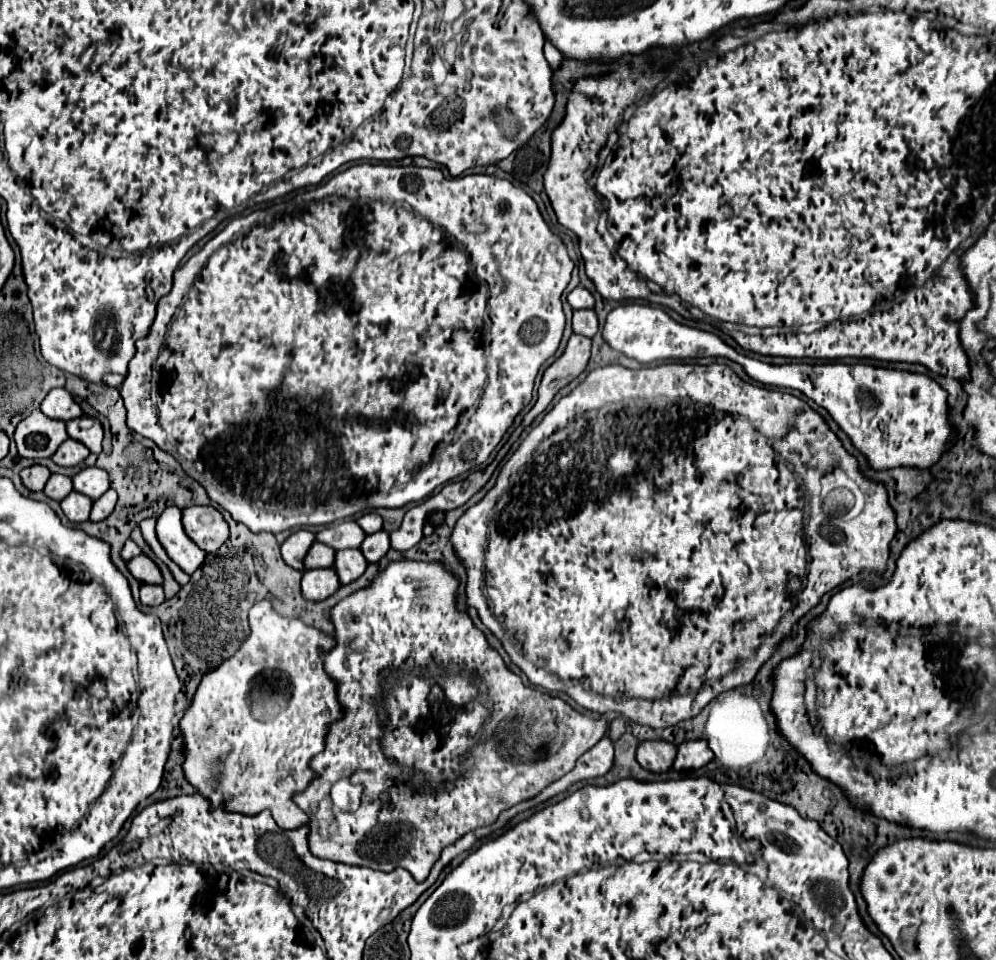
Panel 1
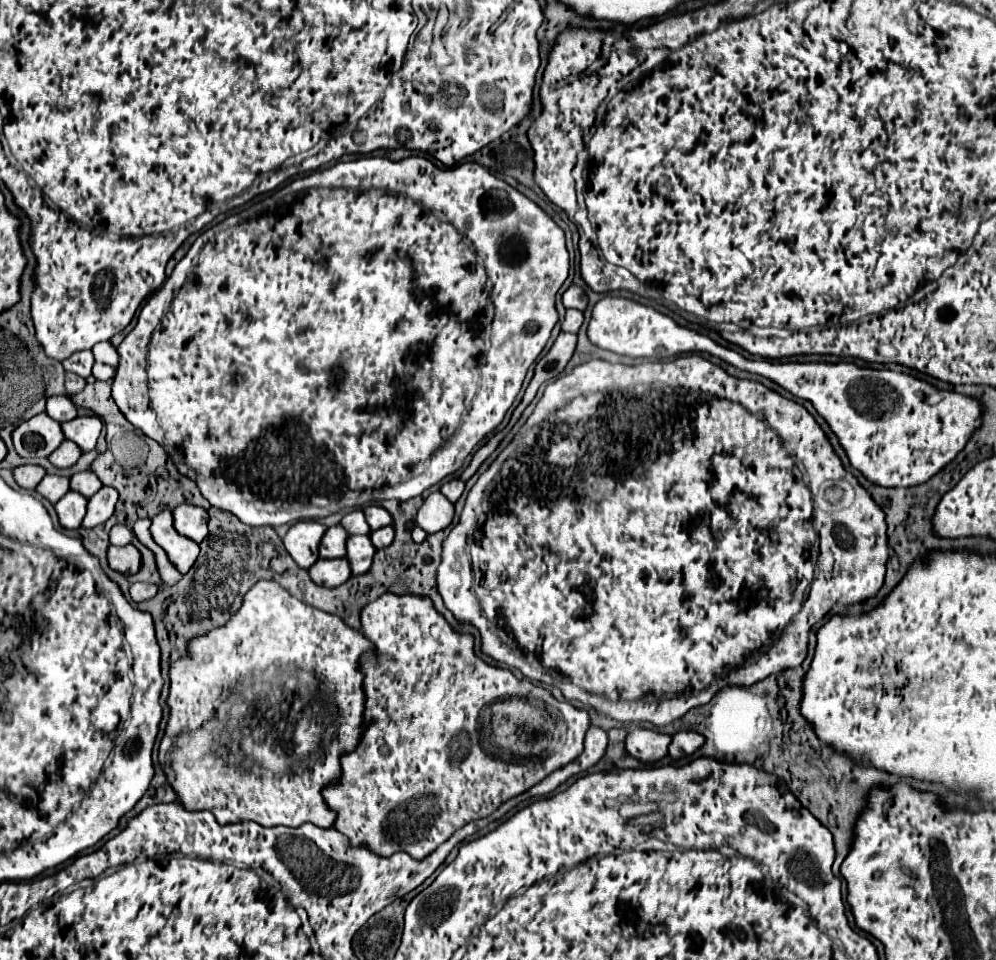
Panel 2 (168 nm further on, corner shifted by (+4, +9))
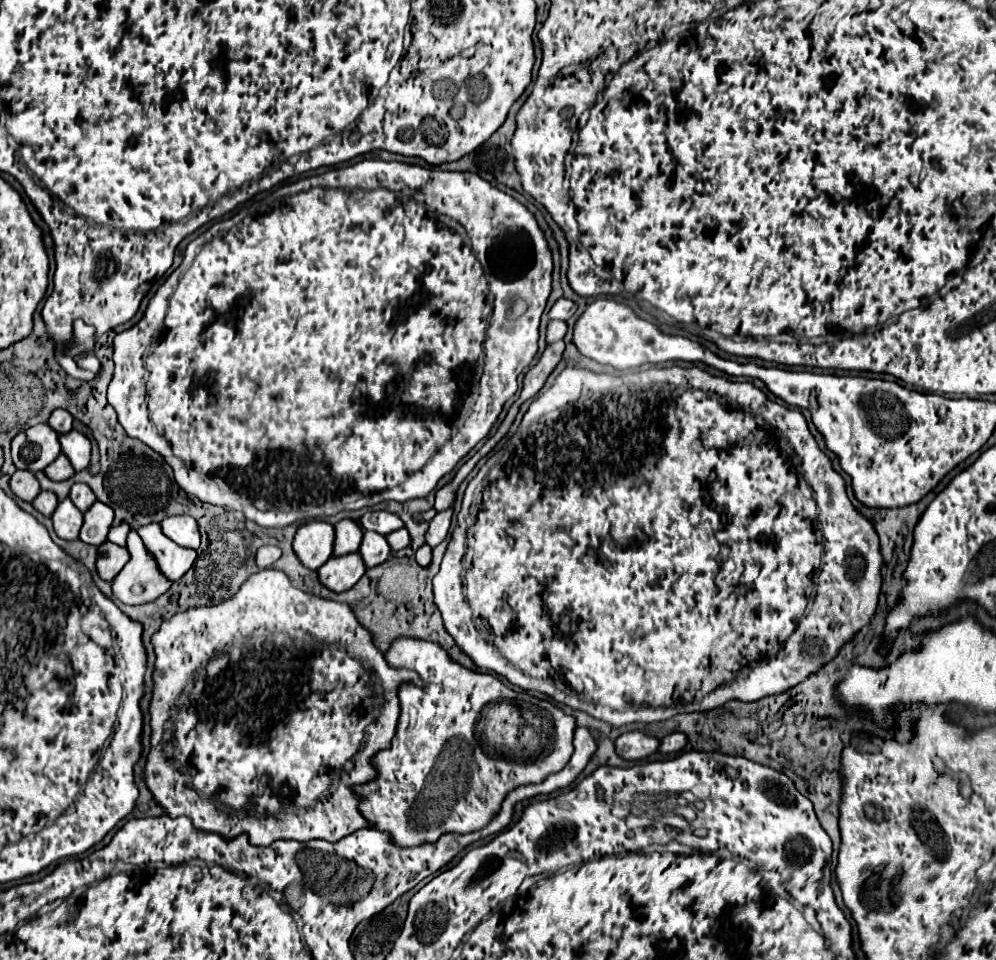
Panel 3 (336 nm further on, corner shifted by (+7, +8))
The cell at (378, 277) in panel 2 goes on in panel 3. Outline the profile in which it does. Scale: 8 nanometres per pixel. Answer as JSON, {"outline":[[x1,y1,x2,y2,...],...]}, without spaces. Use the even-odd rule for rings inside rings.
{"outline":[[382,159,332,169,324,175,286,183,254,199,250,207,216,221,186,247,180,267,150,299,144,317,134,327,116,333,116,367,108,387,108,403,118,413,126,435,156,449,174,469,176,483,188,495,244,511,260,527,286,527,306,517,330,517,344,509,372,507,390,499,426,497,490,433,504,403,516,393,518,375,538,351,538,325,552,289,552,269,552,255,534,215,476,173,386,163]]}

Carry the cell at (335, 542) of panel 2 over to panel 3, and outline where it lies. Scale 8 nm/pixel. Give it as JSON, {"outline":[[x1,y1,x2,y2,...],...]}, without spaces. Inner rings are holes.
{"outline":[[342,519,336,525,336,543,334,543,334,555,348,555,360,549,364,531,354,519]]}

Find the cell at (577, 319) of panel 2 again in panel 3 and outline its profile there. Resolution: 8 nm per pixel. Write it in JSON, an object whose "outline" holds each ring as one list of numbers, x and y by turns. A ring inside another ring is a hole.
{"outline":[[550,321,546,327,546,343,560,341,566,335,566,323,564,321]]}

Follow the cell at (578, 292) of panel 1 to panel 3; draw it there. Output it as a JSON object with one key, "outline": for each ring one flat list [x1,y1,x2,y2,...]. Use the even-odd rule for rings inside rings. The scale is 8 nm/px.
{"outline":[[560,297,560,299,554,303,554,307,550,309,548,317,550,317,550,319,568,321,568,319,574,315,574,311,576,311,576,303,572,303,570,299,564,299,564,297]]}

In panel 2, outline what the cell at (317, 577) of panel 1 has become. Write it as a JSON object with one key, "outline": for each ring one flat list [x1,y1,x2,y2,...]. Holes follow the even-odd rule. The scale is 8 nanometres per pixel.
{"outline":[[319,558,309,568,309,576,311,576,311,580,317,586,337,588,337,586,341,586,351,576,351,570,349,570,345,558,335,558,335,560,323,560,323,558]]}

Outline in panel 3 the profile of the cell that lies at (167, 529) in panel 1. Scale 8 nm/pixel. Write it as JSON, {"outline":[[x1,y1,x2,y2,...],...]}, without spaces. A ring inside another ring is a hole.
{"outline":[[160,523,140,527,138,535,142,537,148,553,152,555,158,571,170,581,178,581,196,561,196,551,188,551,188,549,172,543,160,531]]}

